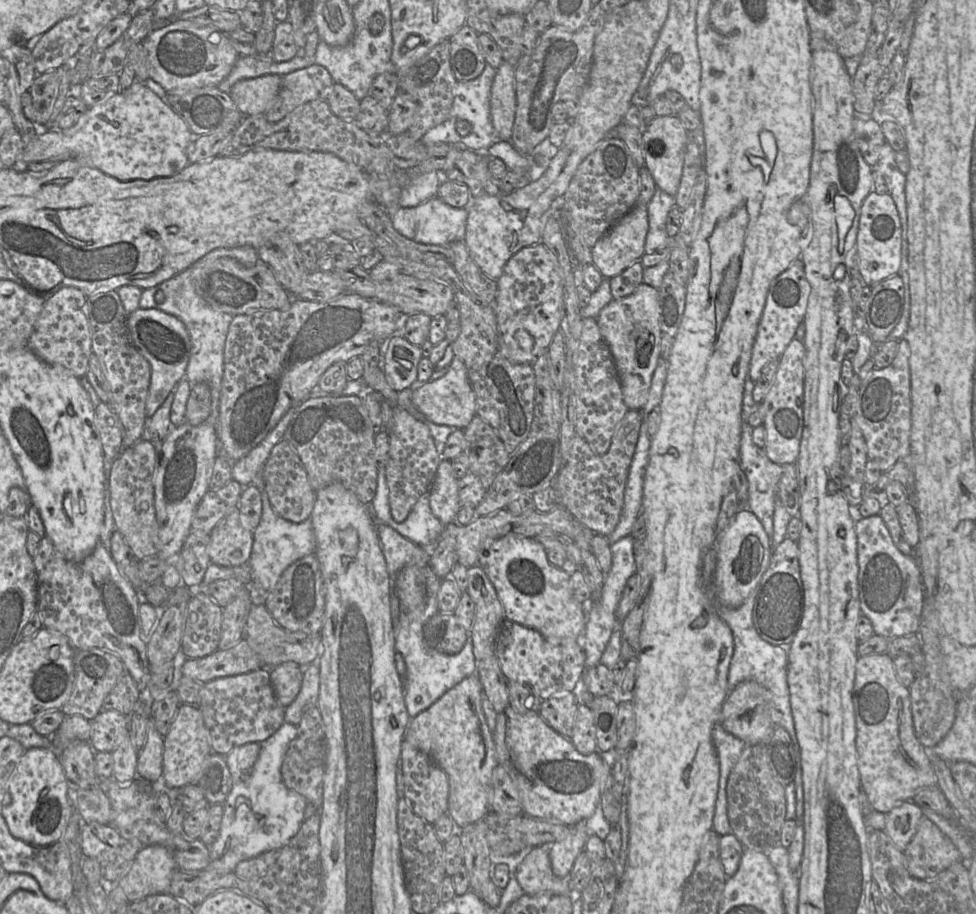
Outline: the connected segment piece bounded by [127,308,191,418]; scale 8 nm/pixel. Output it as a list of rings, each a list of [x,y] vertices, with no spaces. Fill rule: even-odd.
[[[138,308],[128,315],[127,325],[136,348],[151,367],[146,400],[146,416],[150,418],[170,392],[185,378],[190,357],[190,337],[187,328],[180,319],[157,309]]]

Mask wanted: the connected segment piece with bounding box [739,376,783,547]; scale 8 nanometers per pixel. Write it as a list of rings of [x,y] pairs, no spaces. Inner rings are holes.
[[[747,376],[744,384],[742,413],[741,413],[741,438],[739,448],[739,463],[748,482],[748,497],[742,507],[747,507],[760,521],[766,532],[770,547],[773,534],[773,514],[775,498],[778,495],[778,482],[783,472],[783,466],[773,463],[764,452],[764,448],[757,447],[752,441],[753,430],[748,423],[748,418],[753,412],[756,403],[753,400],[752,392],[754,382]]]

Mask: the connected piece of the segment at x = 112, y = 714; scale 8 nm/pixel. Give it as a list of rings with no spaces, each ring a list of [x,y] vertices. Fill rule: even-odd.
[[[102,710],[91,721],[89,744],[95,752],[114,751],[129,735],[129,718],[116,710]]]

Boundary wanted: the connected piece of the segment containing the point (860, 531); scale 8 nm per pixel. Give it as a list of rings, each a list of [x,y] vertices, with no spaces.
[[[879,514],[857,517],[855,534],[861,614],[870,620],[876,635],[892,639],[917,634],[924,602],[924,586],[914,553],[904,555],[897,549]]]

